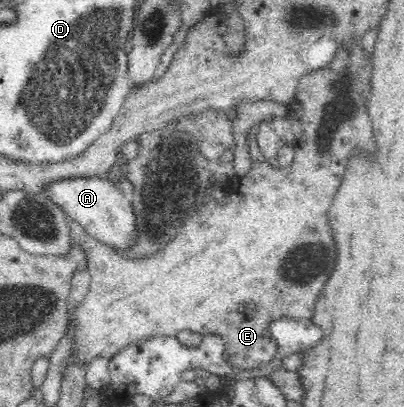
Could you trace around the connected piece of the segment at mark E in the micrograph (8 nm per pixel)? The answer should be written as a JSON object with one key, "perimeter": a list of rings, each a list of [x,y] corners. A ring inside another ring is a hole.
{"perimeter":[[[354,41],[354,42],[353,42],[353,43],[346,43],[346,44],[345,44],[345,45],[344,45],[344,46],[343,46],[343,47],[340,47],[340,48],[339,48],[339,51],[338,51],[338,52],[337,52],[337,53],[336,53],[336,54],[335,54],[335,57],[334,57],[334,58],[333,58],[333,59],[332,59],[332,62],[329,62],[329,63],[328,63],[328,64],[327,64],[327,65],[326,65],[326,66],[325,66],[325,67],[324,67],[324,68],[320,68],[320,69],[316,69],[316,70],[313,70],[313,71],[312,71],[312,72],[306,72],[306,74],[304,74],[304,76],[302,76],[302,77],[301,77],[301,78],[300,78],[300,79],[299,79],[299,82],[298,82],[298,86],[297,86],[297,88],[296,88],[296,89],[295,89],[295,91],[296,91],[296,94],[295,94],[295,98],[294,98],[294,103],[293,103],[293,104],[292,104],[292,108],[293,108],[293,109],[295,109],[295,110],[294,110],[294,112],[292,112],[292,113],[291,113],[291,115],[290,115],[290,116],[287,116],[287,117],[286,117],[286,118],[287,118],[287,119],[288,119],[288,120],[289,120],[289,121],[291,121],[291,128],[292,128],[292,129],[293,129],[293,130],[294,130],[294,134],[295,134],[295,140],[294,140],[294,142],[293,142],[293,144],[292,144],[292,146],[293,146],[293,148],[294,148],[294,149],[295,149],[295,157],[294,157],[294,158],[293,158],[293,161],[292,161],[292,162],[291,162],[291,165],[290,165],[290,166],[289,166],[289,167],[277,167],[277,166],[276,166],[276,165],[274,165],[274,164],[272,164],[272,163],[270,163],[270,162],[268,162],[268,160],[265,160],[265,161],[263,161],[263,162],[260,162],[260,161],[254,161],[254,160],[251,160],[251,169],[250,169],[250,170],[249,170],[249,171],[248,171],[248,172],[247,172],[247,173],[246,173],[246,174],[245,174],[245,175],[244,175],[244,176],[239,176],[239,178],[240,178],[240,180],[232,180],[232,188],[228,188],[228,192],[227,192],[227,200],[226,200],[226,201],[225,201],[225,202],[224,202],[224,204],[222,204],[222,203],[218,203],[218,202],[217,202],[217,201],[216,201],[216,199],[214,199],[214,197],[212,197],[212,196],[210,196],[210,197],[208,197],[208,198],[206,198],[206,200],[205,200],[205,202],[204,202],[204,203],[202,203],[202,206],[199,206],[199,207],[198,207],[198,208],[197,208],[197,211],[196,211],[196,212],[195,212],[195,213],[193,213],[193,214],[192,214],[192,215],[190,215],[190,216],[189,216],[189,217],[188,217],[188,220],[185,220],[185,221],[184,221],[184,224],[183,224],[183,225],[182,225],[182,226],[181,226],[181,227],[180,227],[180,228],[179,228],[179,231],[178,231],[178,234],[177,234],[177,235],[176,235],[176,236],[175,236],[175,239],[174,239],[174,240],[171,240],[171,241],[170,241],[170,242],[169,242],[169,243],[168,243],[168,244],[167,244],[167,245],[166,245],[166,246],[165,246],[165,247],[164,247],[164,248],[163,248],[163,249],[162,249],[162,250],[161,250],[161,251],[160,251],[160,252],[158,252],[158,253],[156,253],[156,254],[154,254],[154,255],[148,255],[148,256],[145,256],[145,257],[144,257],[144,258],[139,258],[139,259],[130,259],[130,258],[126,258],[126,257],[124,257],[124,256],[122,256],[122,254],[121,254],[121,253],[117,253],[117,252],[116,252],[116,251],[115,251],[115,249],[112,249],[112,248],[111,248],[111,247],[109,247],[109,246],[106,246],[106,245],[105,245],[105,244],[102,244],[102,243],[101,243],[101,242],[100,242],[100,241],[99,241],[99,240],[96,240],[96,239],[95,239],[95,238],[92,238],[92,236],[90,236],[90,235],[89,235],[89,234],[88,234],[88,233],[87,233],[87,232],[86,232],[86,231],[85,231],[85,230],[84,230],[84,227],[82,227],[82,226],[80,226],[80,223],[77,223],[77,222],[76,222],[76,221],[75,221],[75,220],[74,220],[74,219],[72,219],[72,218],[70,218],[70,217],[68,217],[68,216],[67,216],[67,217],[66,217],[66,222],[67,222],[67,223],[68,223],[68,226],[69,226],[69,227],[70,227],[70,230],[69,230],[69,231],[70,231],[70,234],[71,234],[71,241],[72,241],[72,242],[73,242],[73,244],[77,244],[77,245],[78,245],[78,246],[81,246],[81,249],[82,249],[82,250],[83,250],[83,251],[84,251],[84,254],[85,254],[85,255],[86,255],[86,258],[87,258],[87,271],[88,271],[88,272],[89,272],[89,273],[90,273],[90,276],[91,276],[91,279],[90,279],[90,284],[89,284],[89,289],[88,289],[88,290],[87,290],[87,293],[86,293],[86,294],[85,294],[85,295],[84,295],[84,298],[83,298],[83,299],[82,299],[82,304],[80,304],[80,306],[78,306],[78,308],[76,308],[76,310],[74,310],[74,312],[72,312],[72,314],[69,314],[69,323],[72,323],[72,324],[73,324],[73,325],[76,325],[76,332],[74,332],[74,340],[72,340],[72,352],[70,352],[70,356],[68,356],[68,357],[66,357],[66,358],[65,358],[65,364],[64,364],[64,366],[63,366],[63,372],[64,372],[64,368],[66,368],[66,365],[68,365],[68,364],[70,364],[70,362],[73,362],[73,364],[78,364],[78,362],[81,362],[81,364],[86,364],[86,365],[88,365],[88,364],[89,364],[89,362],[92,362],[92,360],[94,360],[94,358],[98,358],[98,357],[104,357],[104,358],[107,358],[107,359],[108,359],[108,360],[110,360],[110,358],[114,358],[114,357],[116,357],[116,356],[117,356],[117,355],[118,355],[118,354],[119,354],[119,353],[120,353],[120,352],[121,352],[121,351],[122,351],[122,350],[123,350],[123,349],[124,349],[124,348],[125,348],[125,347],[128,347],[128,346],[129,346],[129,345],[132,345],[132,344],[133,344],[133,343],[138,343],[138,342],[139,342],[139,341],[146,341],[146,340],[147,340],[147,339],[148,339],[148,340],[150,340],[150,339],[152,339],[152,338],[155,338],[155,337],[162,337],[162,338],[166,338],[166,337],[177,337],[177,335],[178,335],[178,334],[179,334],[179,333],[180,333],[180,332],[183,332],[183,331],[191,331],[191,332],[198,332],[198,333],[199,333],[199,334],[202,334],[202,335],[216,335],[216,336],[218,336],[218,339],[219,339],[219,341],[221,341],[221,342],[224,342],[224,344],[225,344],[225,350],[224,350],[224,357],[223,357],[223,358],[224,358],[224,359],[225,359],[225,360],[226,360],[226,362],[227,362],[227,363],[228,363],[228,364],[230,364],[230,367],[232,367],[232,368],[233,368],[233,369],[239,369],[239,370],[240,370],[240,371],[251,371],[251,370],[253,370],[253,369],[260,369],[260,368],[261,368],[261,367],[264,367],[264,366],[267,366],[267,365],[266,365],[266,364],[268,364],[268,363],[270,363],[270,360],[272,360],[272,358],[274,358],[274,357],[276,357],[276,356],[277,356],[277,345],[276,345],[276,342],[275,342],[275,341],[274,341],[274,340],[273,340],[273,337],[272,337],[272,334],[271,334],[271,333],[270,333],[270,330],[269,330],[269,327],[270,327],[270,326],[271,326],[271,324],[272,324],[272,323],[274,323],[274,322],[275,322],[275,321],[278,321],[278,320],[281,320],[281,319],[282,319],[282,318],[286,318],[286,319],[293,319],[293,320],[296,320],[296,321],[306,321],[306,322],[308,322],[308,321],[311,321],[311,320],[312,320],[312,316],[313,316],[313,313],[314,313],[314,312],[315,312],[315,307],[316,307],[316,301],[317,301],[317,300],[316,300],[316,294],[318,294],[318,296],[320,296],[320,292],[322,292],[322,288],[324,288],[324,284],[326,284],[326,282],[328,282],[328,278],[330,278],[330,274],[332,274],[332,270],[334,270],[334,268],[336,268],[336,242],[334,242],[334,236],[332,236],[332,228],[330,228],[330,226],[328,226],[328,216],[326,216],[326,212],[328,212],[328,208],[330,208],[330,206],[332,206],[332,200],[334,200],[334,196],[336,196],[336,192],[338,192],[338,188],[340,188],[340,184],[342,184],[342,178],[344,178],[344,172],[346,172],[346,166],[348,166],[348,160],[350,160],[350,158],[352,158],[352,154],[354,154],[354,152],[356,152],[356,150],[358,150],[358,148],[360,148],[360,150],[364,150],[364,152],[366,152],[366,154],[368,154],[368,156],[374,156],[374,154],[376,154],[376,140],[374,140],[374,136],[372,136],[372,122],[370,122],[370,118],[368,118],[368,112],[366,112],[366,100],[368,100],[368,96],[370,96],[370,76],[372,76],[372,54],[364,54],[364,50],[363,50],[363,49],[362,49],[362,45],[361,45],[361,41]]]}

